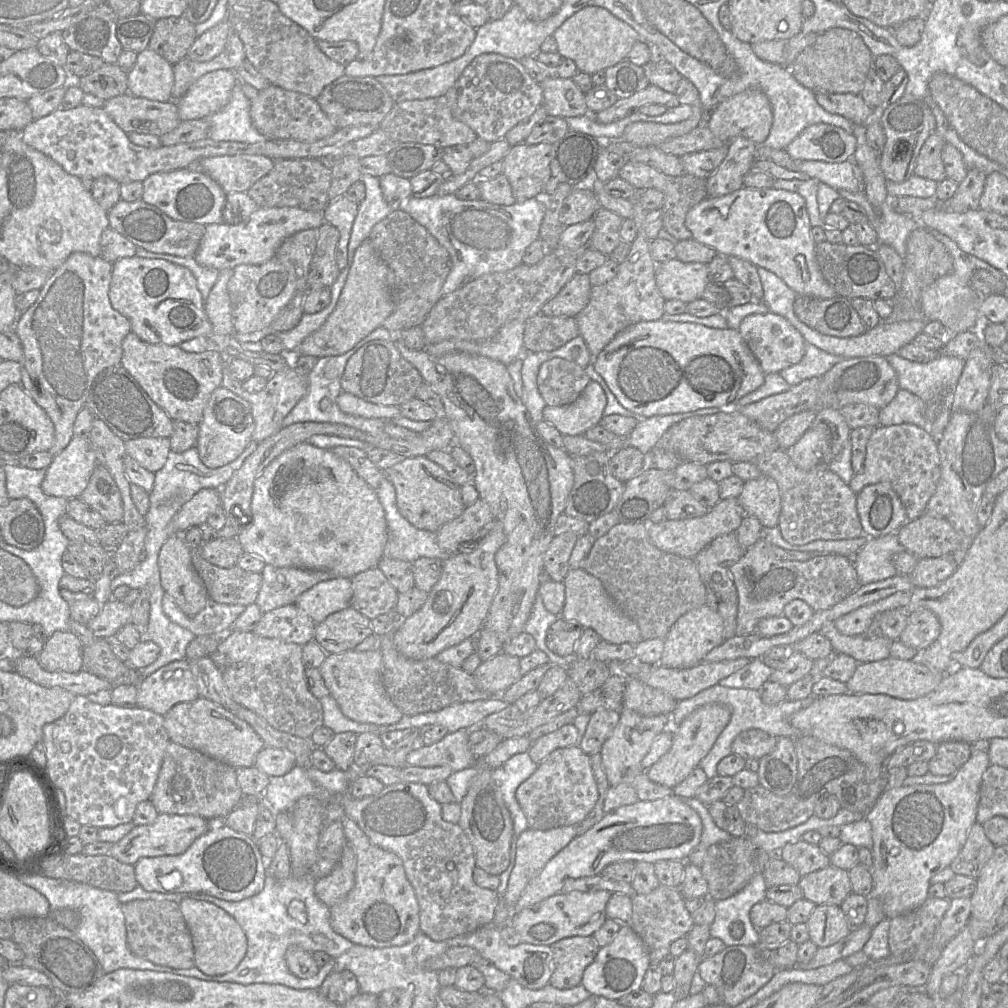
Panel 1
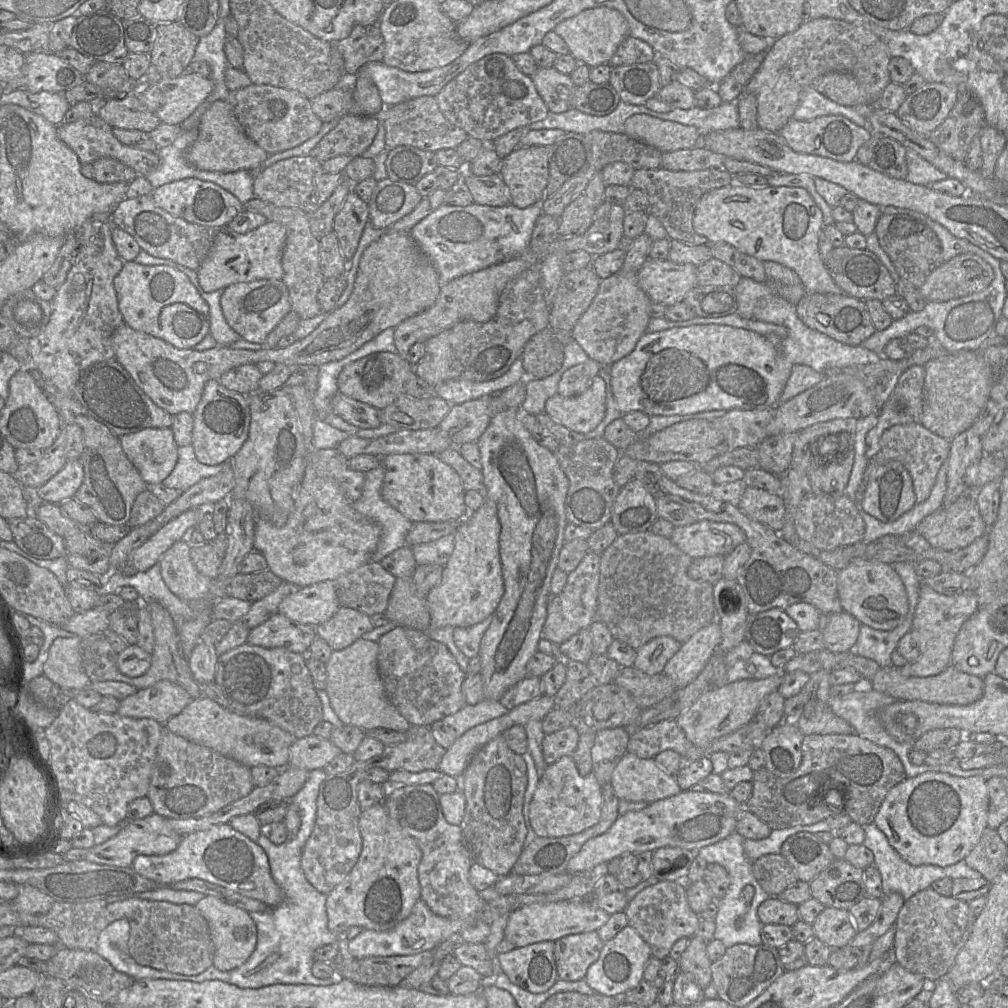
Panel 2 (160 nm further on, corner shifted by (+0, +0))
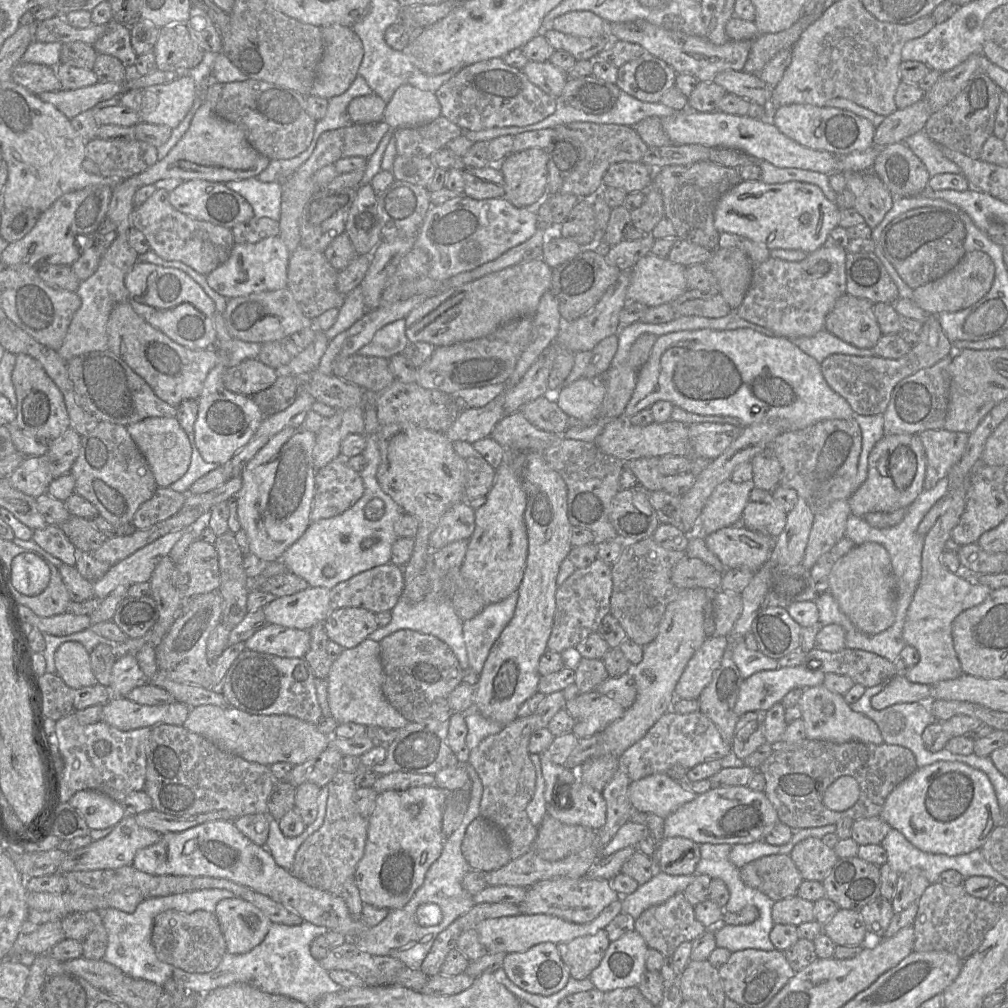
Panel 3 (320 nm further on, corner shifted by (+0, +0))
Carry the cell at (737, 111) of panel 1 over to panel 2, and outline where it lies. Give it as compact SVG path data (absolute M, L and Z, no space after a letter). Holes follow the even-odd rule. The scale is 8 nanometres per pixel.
M828 17L808 19L795 31L773 42L766 51L761 66L745 86L744 92L753 94L756 97L758 128L767 132L778 133L792 119L803 89L812 86L814 80L829 72L851 74L864 92L866 104L876 105L883 90L891 81L888 71L890 58L888 46L863 26Z

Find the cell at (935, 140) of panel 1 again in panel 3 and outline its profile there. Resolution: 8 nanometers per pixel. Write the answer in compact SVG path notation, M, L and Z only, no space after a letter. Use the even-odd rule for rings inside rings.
M975 72L958 95L927 120L924 130L939 146L980 159L983 144L993 134L1001 88L984 72Z

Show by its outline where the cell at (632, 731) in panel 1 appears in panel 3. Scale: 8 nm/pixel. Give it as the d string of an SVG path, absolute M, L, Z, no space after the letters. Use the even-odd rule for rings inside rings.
M666 773L631 781L628 794L634 810L654 813L664 819L697 796L683 782Z

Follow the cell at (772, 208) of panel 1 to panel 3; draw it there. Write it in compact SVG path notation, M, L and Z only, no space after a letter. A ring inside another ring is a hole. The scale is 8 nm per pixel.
M741 181L717 202L714 227L719 233L747 238L769 250L801 250L807 254L820 248L832 229L838 226L840 209L829 201L822 190L810 183L790 181L766 184Z

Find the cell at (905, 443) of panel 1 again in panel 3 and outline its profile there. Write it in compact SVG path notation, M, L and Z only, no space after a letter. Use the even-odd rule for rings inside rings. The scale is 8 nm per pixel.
M930 429L918 433L926 454L926 476L924 488L935 487L946 477L950 469L962 457L969 434L946 429Z

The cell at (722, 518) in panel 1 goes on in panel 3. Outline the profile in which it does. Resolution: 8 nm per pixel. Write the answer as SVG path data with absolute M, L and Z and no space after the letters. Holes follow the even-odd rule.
M742 524L721 528L704 538L726 568L747 568L753 573L769 560L774 540Z

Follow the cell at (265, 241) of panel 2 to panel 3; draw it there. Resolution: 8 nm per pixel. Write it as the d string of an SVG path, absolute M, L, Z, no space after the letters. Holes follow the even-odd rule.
M280 236L268 237L257 243L235 243L229 258L210 272L206 281L210 288L227 299L279 290L287 287L290 254Z

